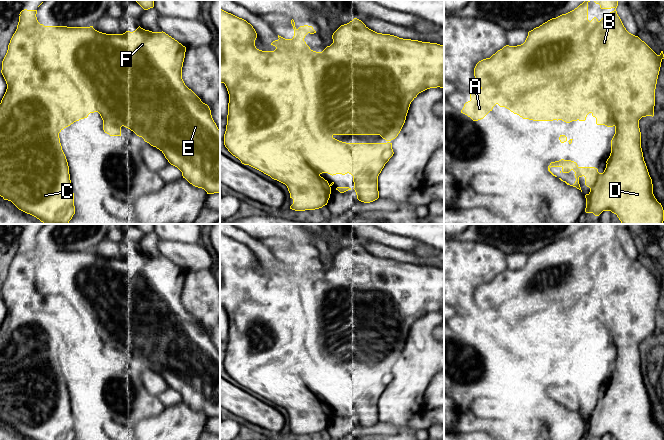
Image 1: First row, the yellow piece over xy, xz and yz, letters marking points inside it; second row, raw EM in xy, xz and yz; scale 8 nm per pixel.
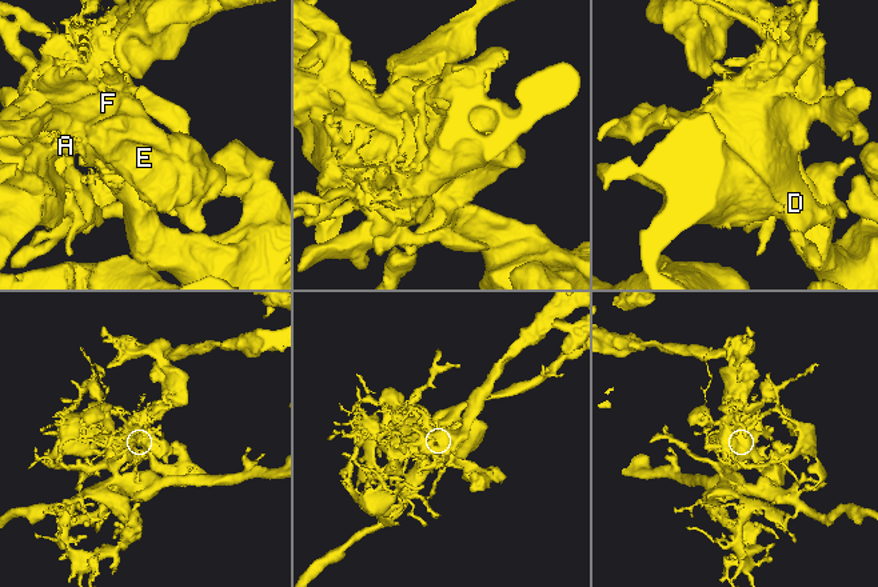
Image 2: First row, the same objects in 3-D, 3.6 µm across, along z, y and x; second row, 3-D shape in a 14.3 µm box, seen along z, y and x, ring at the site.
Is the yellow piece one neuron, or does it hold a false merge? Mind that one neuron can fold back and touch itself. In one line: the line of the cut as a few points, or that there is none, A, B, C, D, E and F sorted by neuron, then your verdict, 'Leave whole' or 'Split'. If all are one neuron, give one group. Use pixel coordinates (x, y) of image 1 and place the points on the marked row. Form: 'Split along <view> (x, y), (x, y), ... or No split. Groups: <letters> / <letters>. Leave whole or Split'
Split along xz (270, 51), (300, 88), (291, 108), (295, 147), (319, 174). Groups: A E F / B C D. Split

